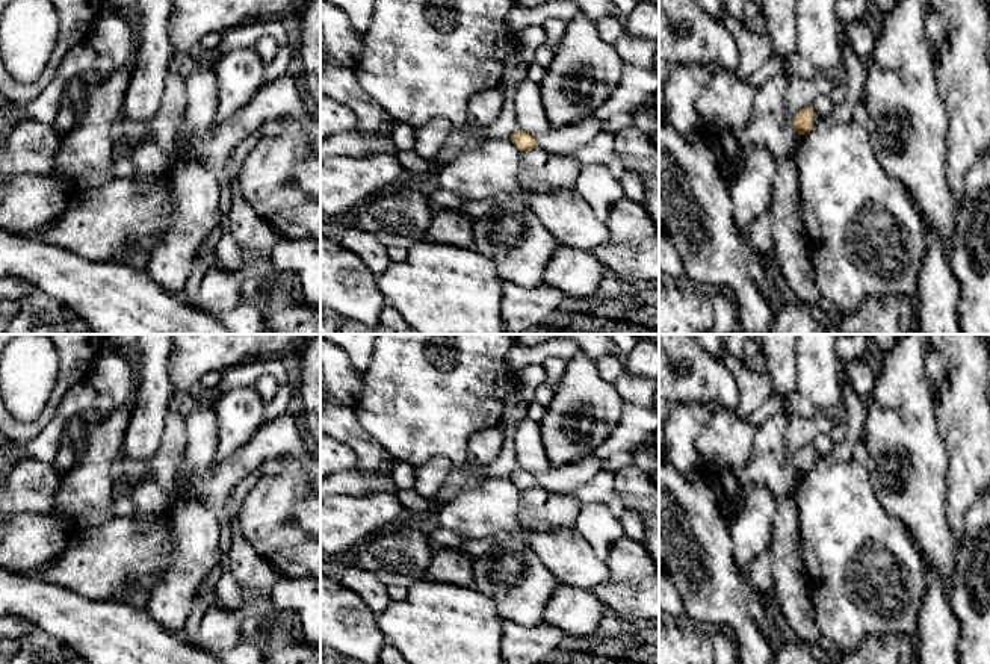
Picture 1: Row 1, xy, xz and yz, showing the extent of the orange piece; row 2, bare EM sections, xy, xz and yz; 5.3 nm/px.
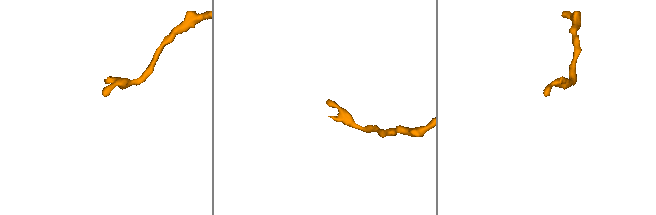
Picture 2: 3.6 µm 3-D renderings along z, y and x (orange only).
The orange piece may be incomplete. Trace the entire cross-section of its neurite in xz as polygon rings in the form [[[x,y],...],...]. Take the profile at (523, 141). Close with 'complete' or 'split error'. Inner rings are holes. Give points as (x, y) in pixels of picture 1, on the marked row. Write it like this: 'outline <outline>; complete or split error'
outline [[[520,129],[511,135],[509,141],[520,151],[526,151],[526,150],[532,150],[532,148],[538,147],[535,136],[531,135],[531,133],[526,133],[526,132],[520,130]]]; complete

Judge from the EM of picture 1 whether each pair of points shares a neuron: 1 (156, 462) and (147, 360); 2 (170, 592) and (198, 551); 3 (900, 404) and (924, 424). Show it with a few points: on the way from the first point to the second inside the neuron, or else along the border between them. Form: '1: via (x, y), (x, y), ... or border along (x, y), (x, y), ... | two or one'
1: border along (157, 449), (145, 462) | two
2: via (180, 581), (188, 574), (191, 561) | one
3: via (906, 410), (918, 422) | one

